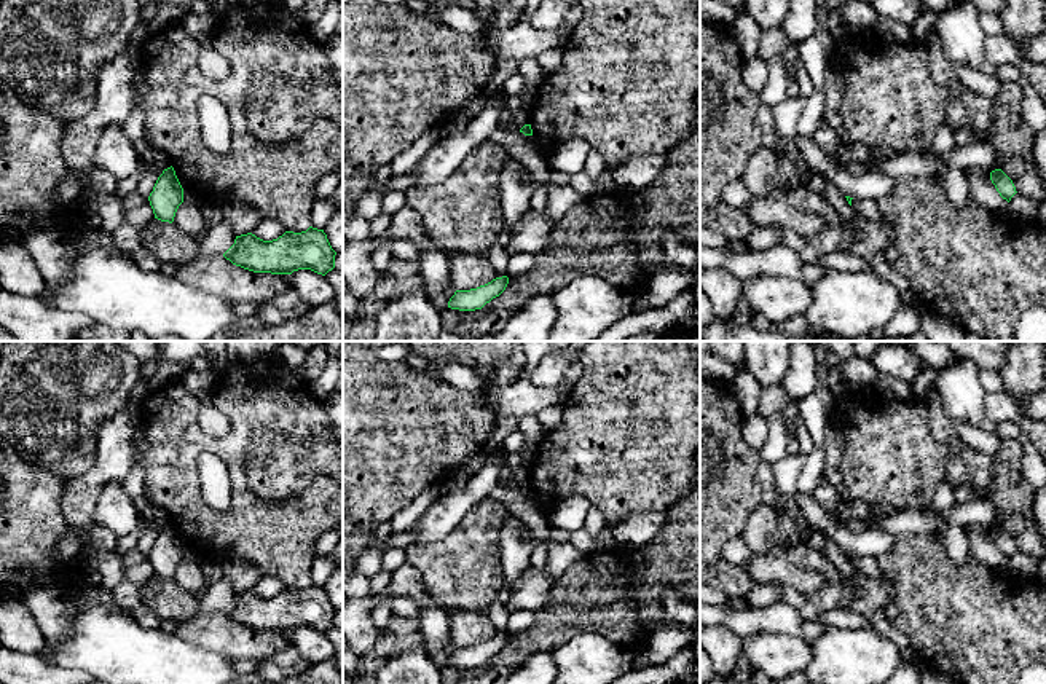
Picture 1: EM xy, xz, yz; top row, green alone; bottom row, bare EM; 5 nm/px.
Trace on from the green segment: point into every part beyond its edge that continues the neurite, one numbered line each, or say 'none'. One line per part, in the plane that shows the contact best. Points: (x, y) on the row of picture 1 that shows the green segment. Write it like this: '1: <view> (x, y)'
none

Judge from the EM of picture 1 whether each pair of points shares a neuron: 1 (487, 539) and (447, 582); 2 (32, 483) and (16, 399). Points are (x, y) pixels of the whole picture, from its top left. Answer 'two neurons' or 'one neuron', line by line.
1: one neuron
2: two neurons

